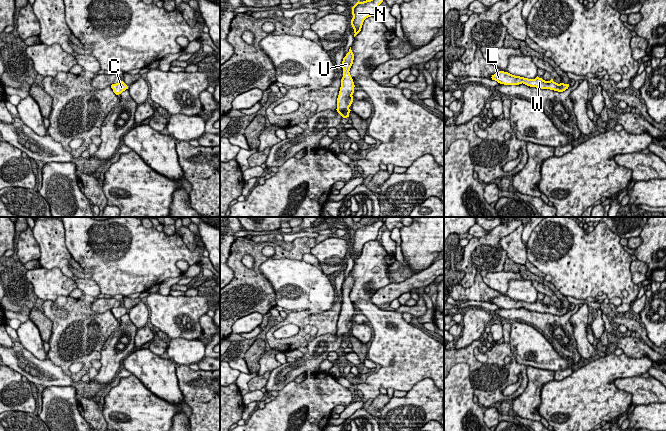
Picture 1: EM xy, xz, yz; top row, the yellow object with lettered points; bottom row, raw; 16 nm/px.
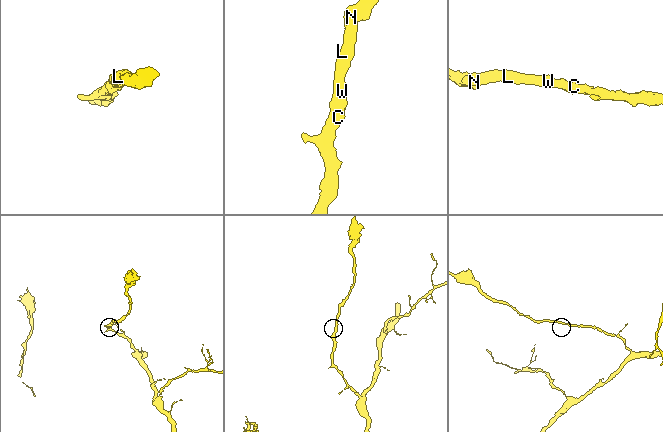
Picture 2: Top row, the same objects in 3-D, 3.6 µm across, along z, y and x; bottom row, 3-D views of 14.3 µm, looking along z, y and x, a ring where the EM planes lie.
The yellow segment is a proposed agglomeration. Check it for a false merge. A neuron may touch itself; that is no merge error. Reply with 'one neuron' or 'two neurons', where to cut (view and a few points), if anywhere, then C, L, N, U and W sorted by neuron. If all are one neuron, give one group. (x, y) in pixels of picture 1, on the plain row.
one neuron; cut none; groups C L N U W

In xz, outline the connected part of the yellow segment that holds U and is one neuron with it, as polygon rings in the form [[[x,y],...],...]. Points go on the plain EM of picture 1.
[[[350,271],[349,276],[346,278],[342,285],[343,301],[341,303],[341,311],[337,322],[336,334],[343,342],[349,341],[349,337],[351,335],[349,331],[353,326],[352,319],[354,317],[355,309],[349,296],[353,288],[353,284],[354,278]]]

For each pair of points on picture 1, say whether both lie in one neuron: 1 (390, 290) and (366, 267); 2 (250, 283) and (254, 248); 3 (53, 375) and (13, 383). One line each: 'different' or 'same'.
1: different
2: same
3: different

